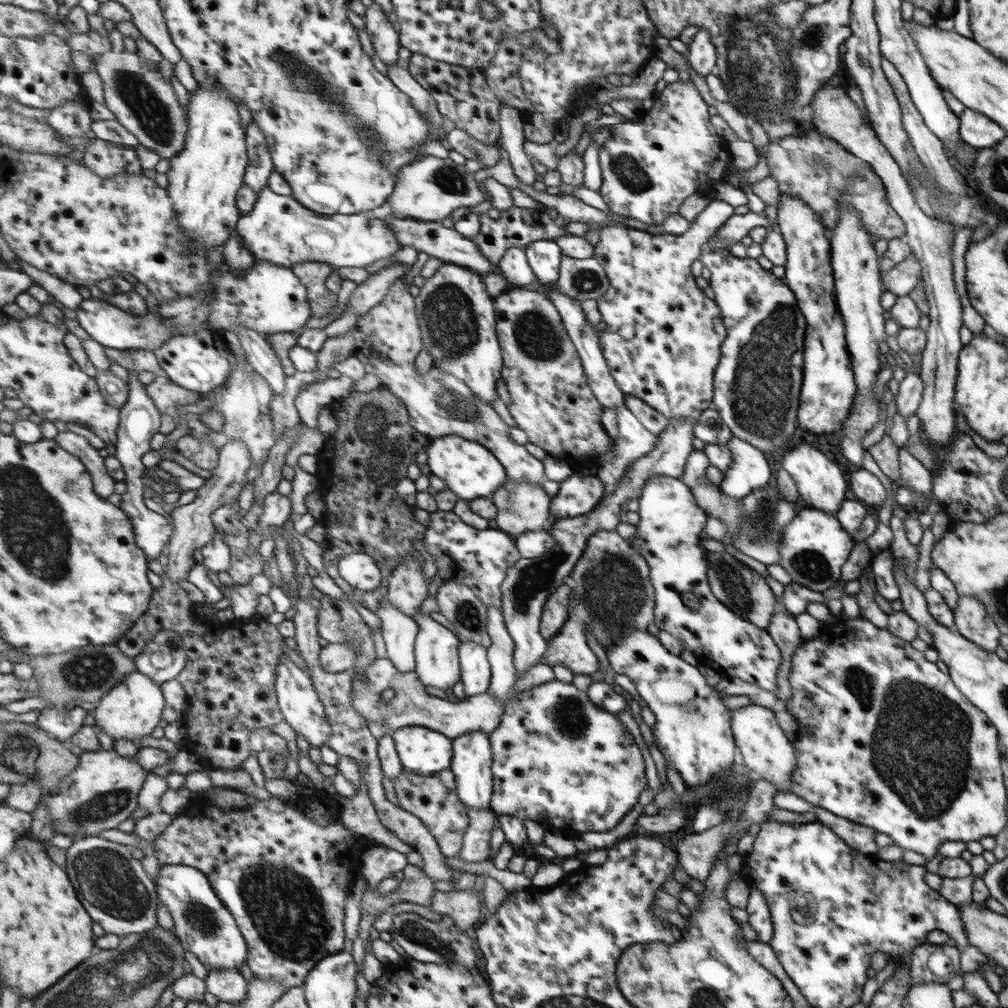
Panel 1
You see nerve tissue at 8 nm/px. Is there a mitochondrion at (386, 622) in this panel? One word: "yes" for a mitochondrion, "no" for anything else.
no

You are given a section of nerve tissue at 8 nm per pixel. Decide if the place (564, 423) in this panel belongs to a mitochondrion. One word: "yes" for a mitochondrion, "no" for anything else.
no

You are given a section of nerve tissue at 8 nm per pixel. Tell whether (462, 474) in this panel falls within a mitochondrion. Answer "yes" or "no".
no

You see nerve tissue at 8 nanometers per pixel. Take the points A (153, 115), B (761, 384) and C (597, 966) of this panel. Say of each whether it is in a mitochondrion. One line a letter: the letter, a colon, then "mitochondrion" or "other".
A: mitochondrion
B: mitochondrion
C: other

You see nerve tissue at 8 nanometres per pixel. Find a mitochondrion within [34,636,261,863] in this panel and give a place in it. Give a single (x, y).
(95, 670)

